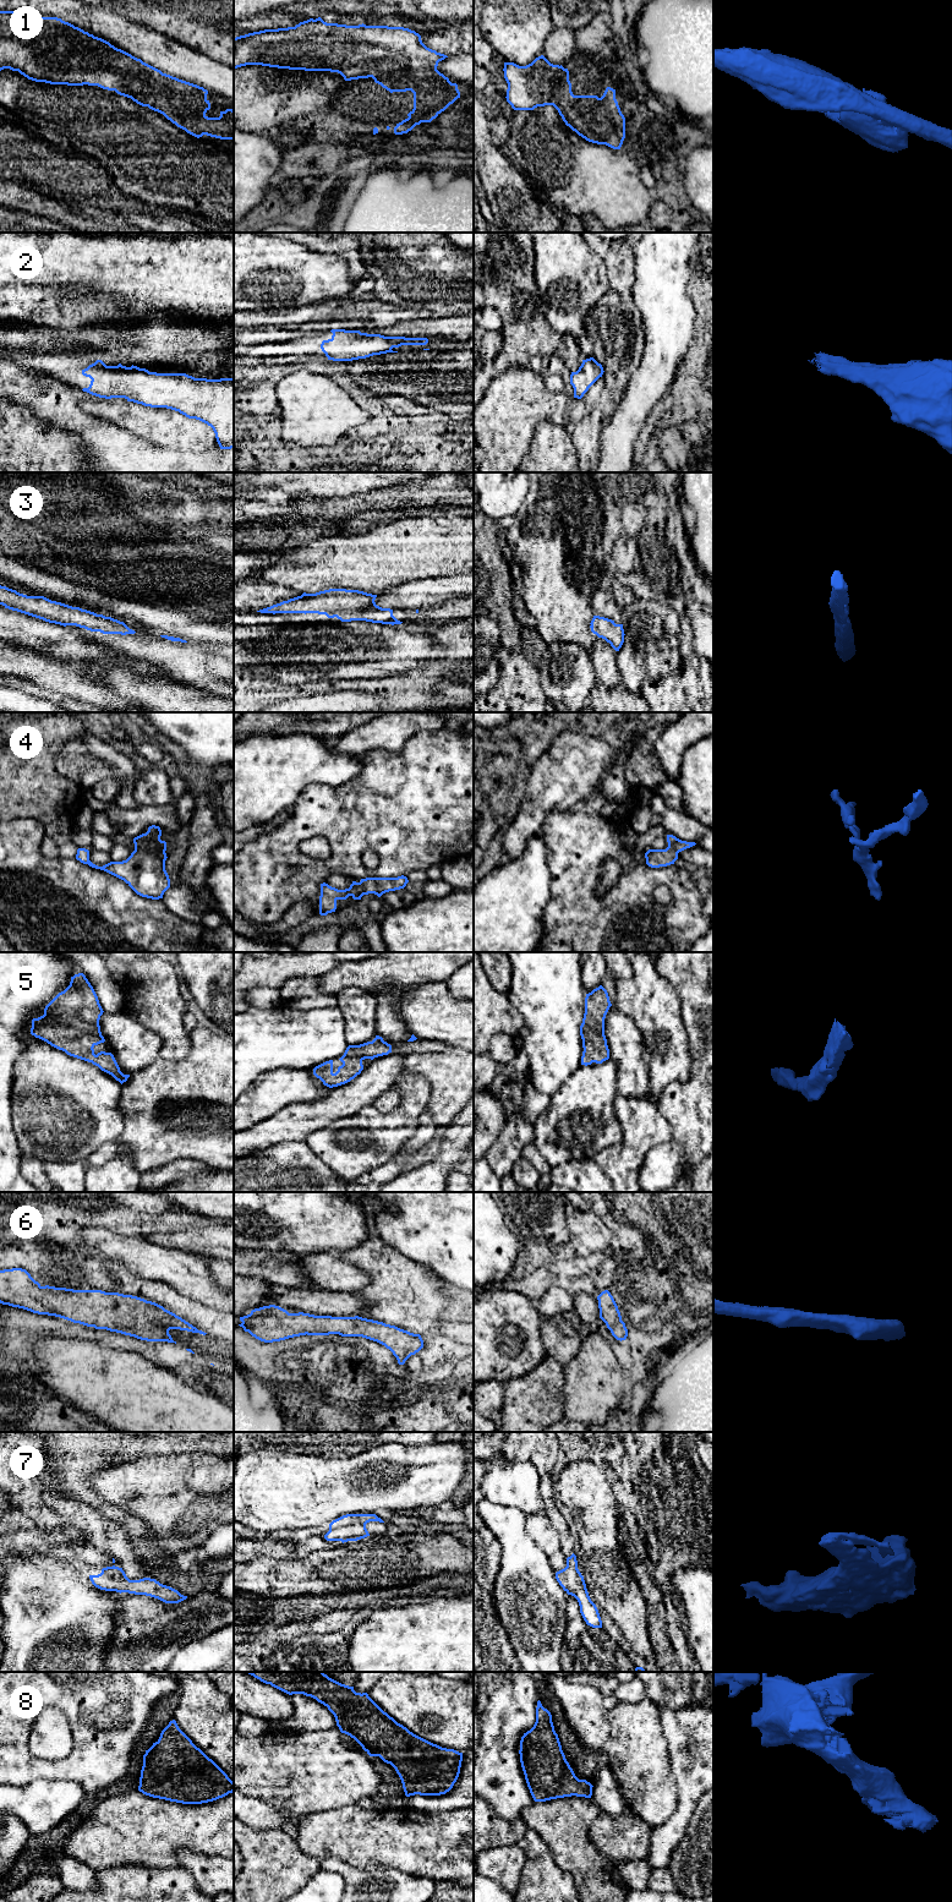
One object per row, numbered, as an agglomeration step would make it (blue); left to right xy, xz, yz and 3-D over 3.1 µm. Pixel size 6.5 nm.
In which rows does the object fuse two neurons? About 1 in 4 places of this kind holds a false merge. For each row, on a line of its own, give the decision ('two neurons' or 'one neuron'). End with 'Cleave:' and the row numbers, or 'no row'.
1: two neurons
2: one neuron
3: one neuron
4: one neuron
5: one neuron
6: one neuron
7: one neuron
8: one neuron
Cleave: 1

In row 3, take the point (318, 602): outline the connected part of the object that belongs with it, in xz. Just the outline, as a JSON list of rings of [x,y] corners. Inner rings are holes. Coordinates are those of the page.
[[[329,589],[319,591],[316,594],[303,592],[301,596],[283,601],[280,603],[273,605],[270,607],[259,610],[261,613],[318,613],[325,614],[328,618],[337,617],[341,622],[351,621],[366,621],[372,623],[382,624],[401,624],[403,622],[398,621],[393,616],[393,610],[382,608],[376,605],[377,595],[367,594],[359,590],[346,590],[346,589]]]

